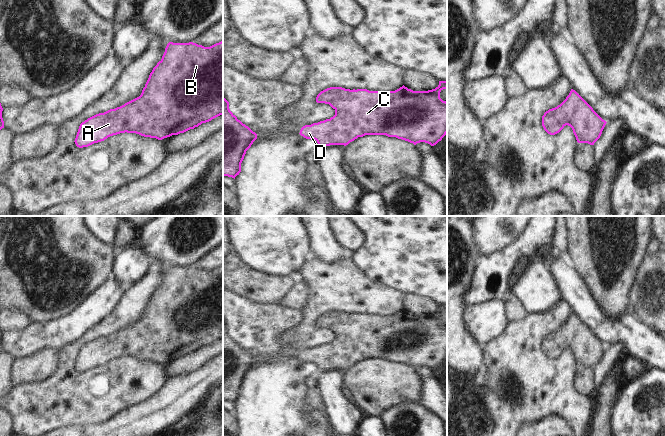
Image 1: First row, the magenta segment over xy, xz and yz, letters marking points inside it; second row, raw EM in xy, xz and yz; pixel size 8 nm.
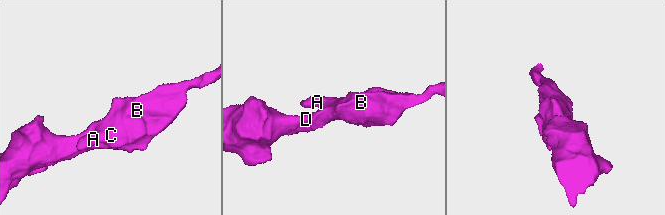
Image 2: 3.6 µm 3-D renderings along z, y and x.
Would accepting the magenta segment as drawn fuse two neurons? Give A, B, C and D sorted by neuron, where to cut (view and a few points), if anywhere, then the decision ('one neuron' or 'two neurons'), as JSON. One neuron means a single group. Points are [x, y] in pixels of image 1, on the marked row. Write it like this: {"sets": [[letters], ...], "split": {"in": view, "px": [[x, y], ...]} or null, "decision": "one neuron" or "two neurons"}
{"sets": [["A", "B", "C", "D"]], "split": null, "decision": "one neuron"}

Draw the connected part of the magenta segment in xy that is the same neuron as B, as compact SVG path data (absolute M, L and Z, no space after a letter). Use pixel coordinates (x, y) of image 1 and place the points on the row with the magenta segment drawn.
M223 41L210 47L193 42L169 42L141 95L82 122L74 142L83 148L125 132L162 140L194 129L220 115L223 115Z

